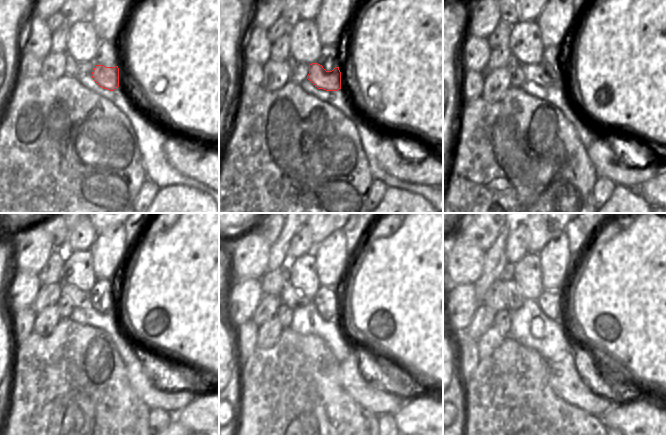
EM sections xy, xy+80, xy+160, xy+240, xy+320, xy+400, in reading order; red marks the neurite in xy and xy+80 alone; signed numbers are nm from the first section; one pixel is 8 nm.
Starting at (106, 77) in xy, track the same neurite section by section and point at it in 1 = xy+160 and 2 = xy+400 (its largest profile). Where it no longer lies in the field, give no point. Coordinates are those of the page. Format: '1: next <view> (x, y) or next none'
1: next xy+160 (535, 73)
2: next xy+400 (515, 300)

